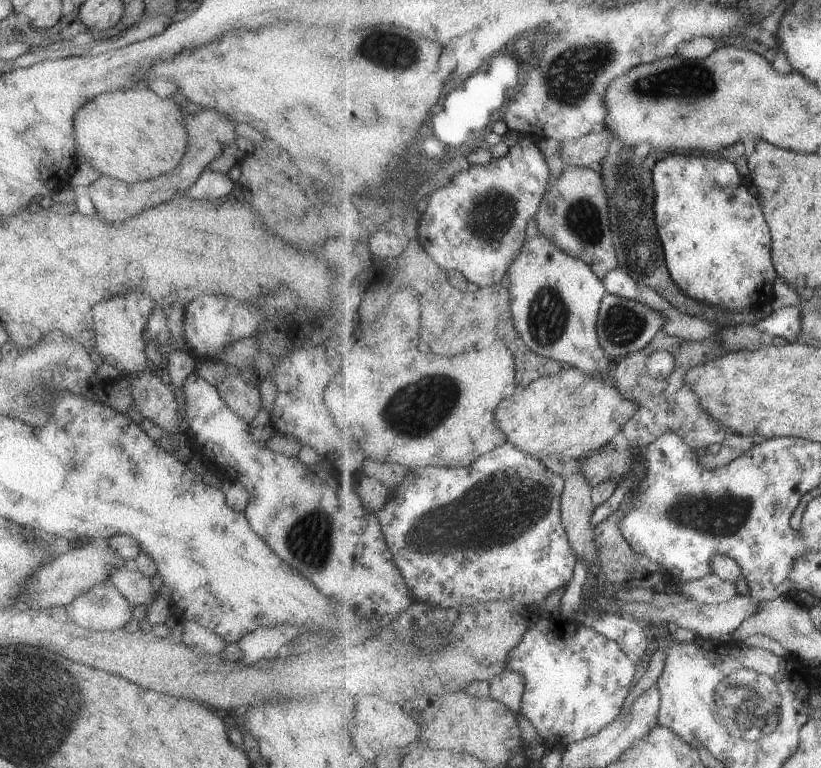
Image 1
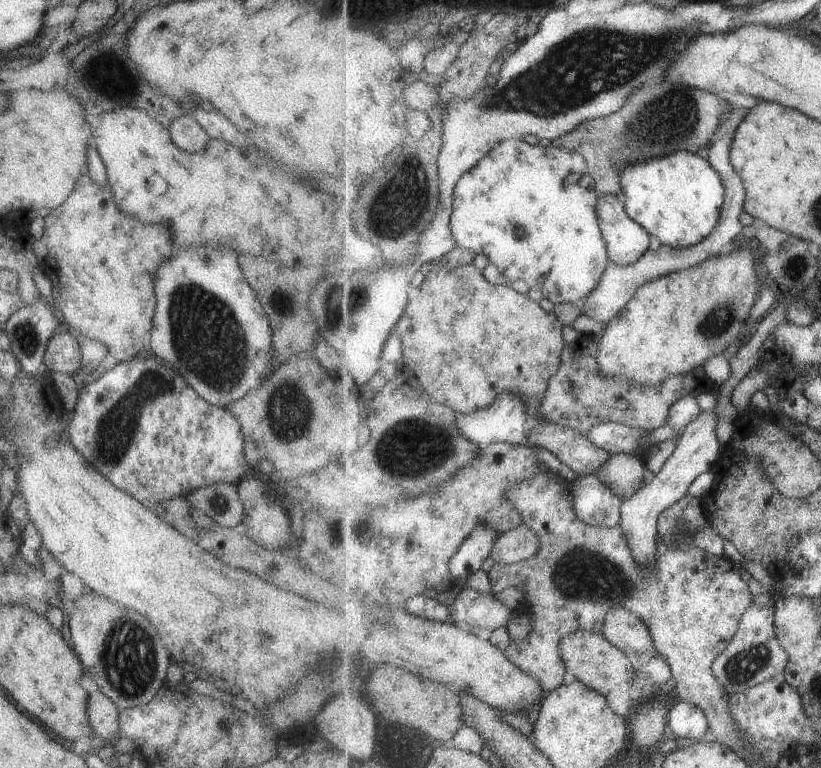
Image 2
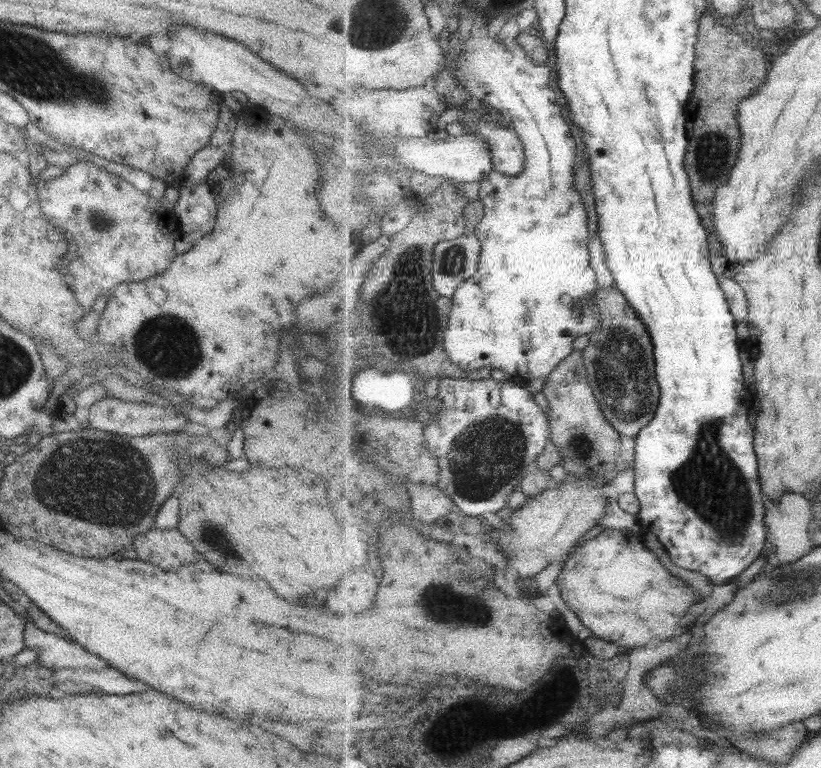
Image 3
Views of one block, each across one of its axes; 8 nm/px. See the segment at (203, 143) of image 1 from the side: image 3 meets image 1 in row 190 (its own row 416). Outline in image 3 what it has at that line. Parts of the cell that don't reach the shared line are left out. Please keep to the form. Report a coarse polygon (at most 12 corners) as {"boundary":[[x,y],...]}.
{"boundary":[[123,402],[88,408],[87,428],[128,437],[175,434],[189,422],[177,406]]}

